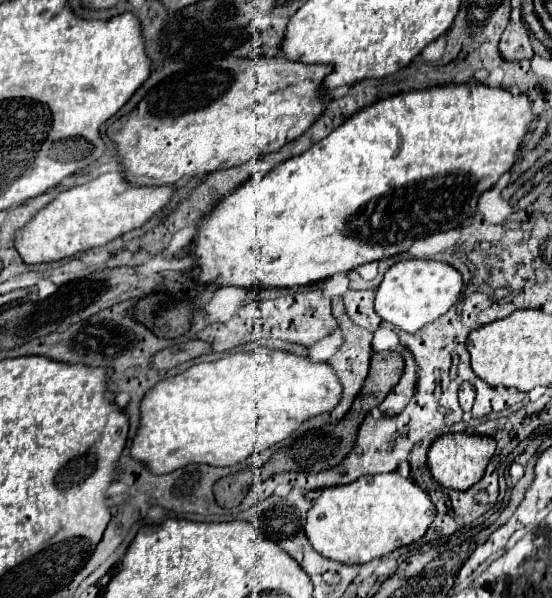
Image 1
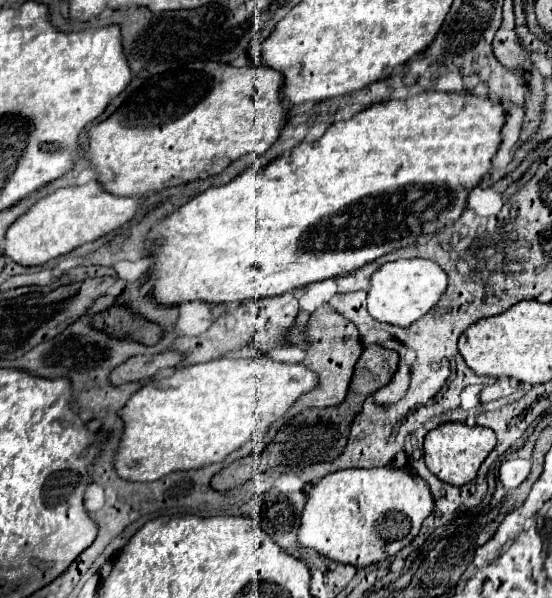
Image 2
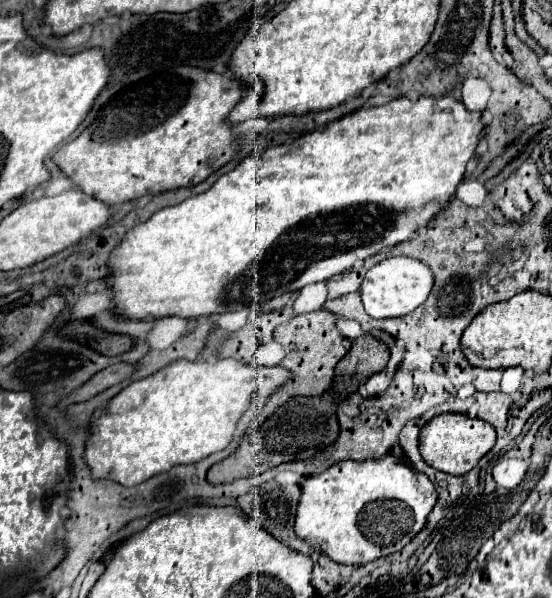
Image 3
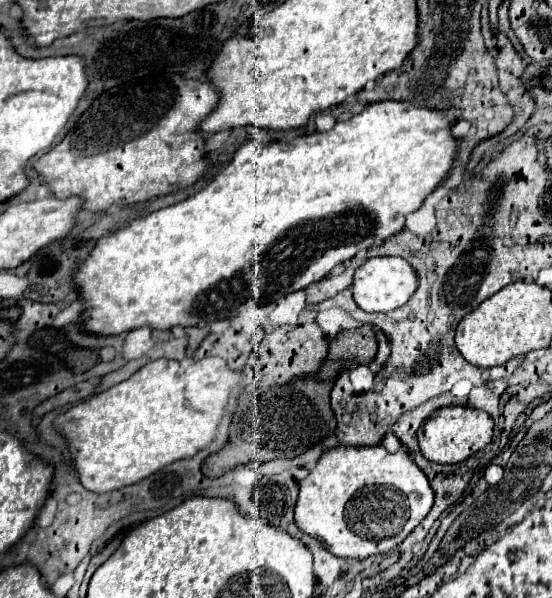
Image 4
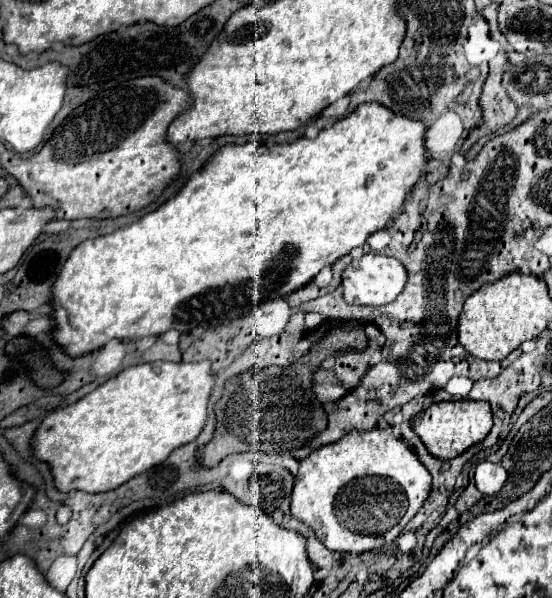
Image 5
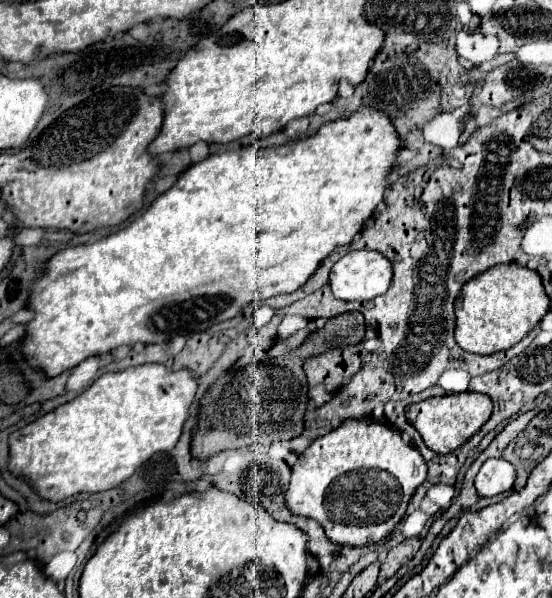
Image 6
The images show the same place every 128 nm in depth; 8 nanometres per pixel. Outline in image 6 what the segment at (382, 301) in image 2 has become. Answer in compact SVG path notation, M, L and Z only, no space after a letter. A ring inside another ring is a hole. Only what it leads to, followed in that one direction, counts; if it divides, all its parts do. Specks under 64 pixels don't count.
M352 250L332 264L328 278L336 298L372 300L388 290L392 264L376 250Z

